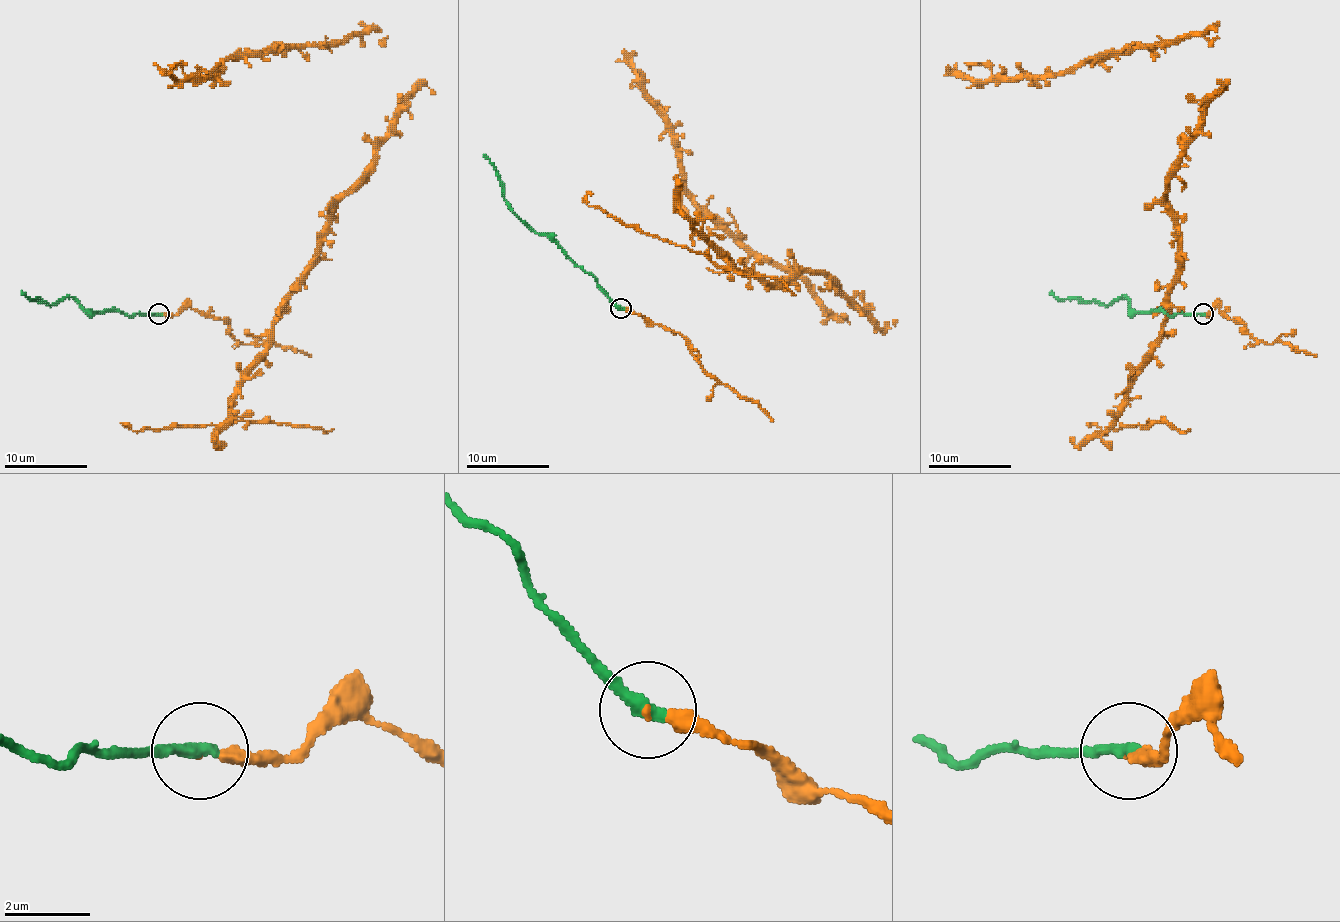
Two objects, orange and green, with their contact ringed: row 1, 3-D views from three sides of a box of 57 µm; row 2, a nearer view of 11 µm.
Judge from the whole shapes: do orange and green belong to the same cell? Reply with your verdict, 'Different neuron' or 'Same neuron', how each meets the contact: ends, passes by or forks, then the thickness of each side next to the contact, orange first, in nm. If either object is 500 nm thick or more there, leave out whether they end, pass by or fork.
Same neuron. At the ring orange ends. At the ring green ends. Thickness 220 nm (orange) against 360 nm

